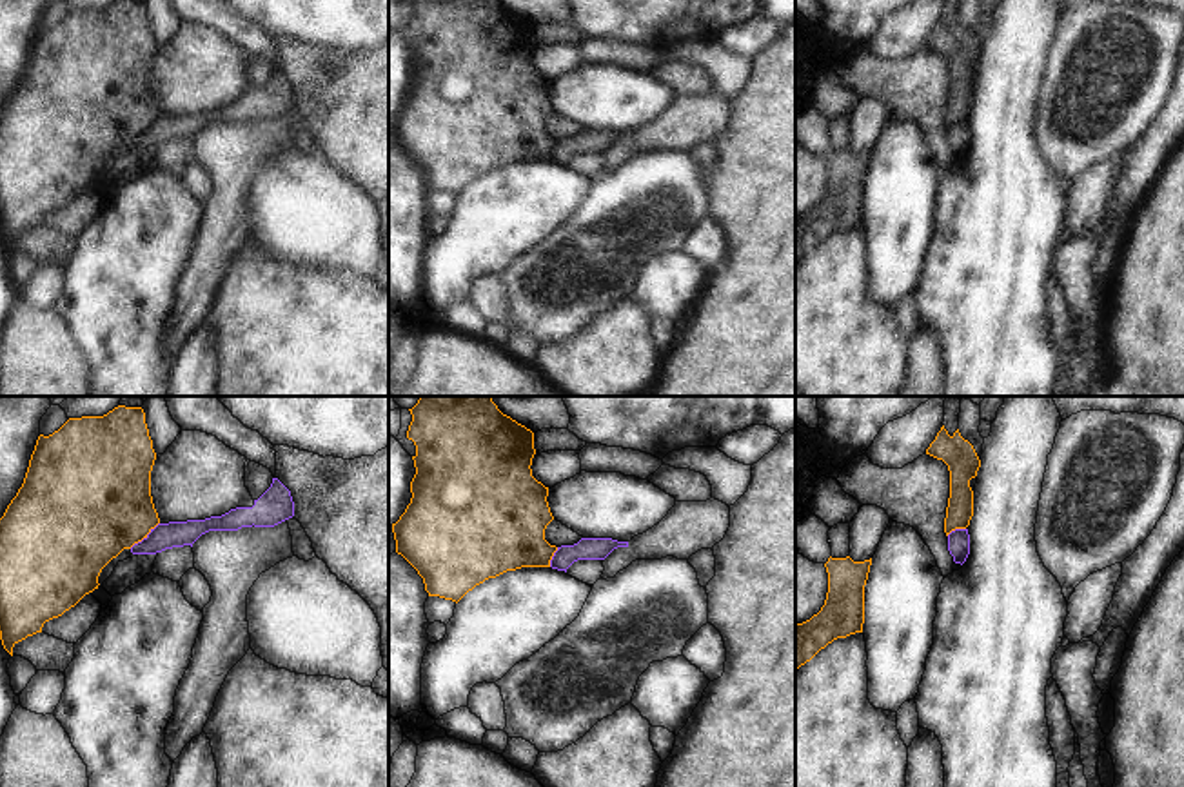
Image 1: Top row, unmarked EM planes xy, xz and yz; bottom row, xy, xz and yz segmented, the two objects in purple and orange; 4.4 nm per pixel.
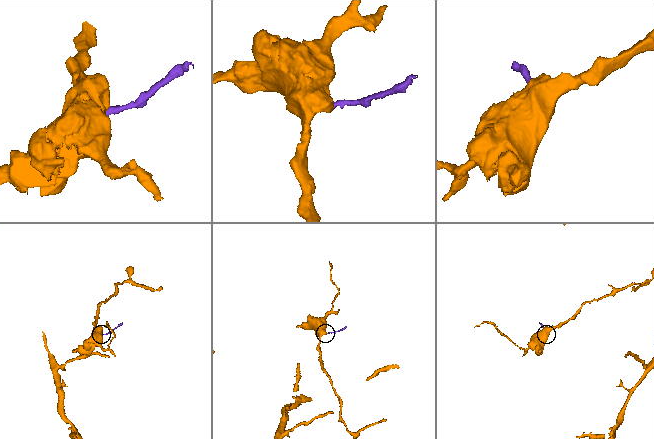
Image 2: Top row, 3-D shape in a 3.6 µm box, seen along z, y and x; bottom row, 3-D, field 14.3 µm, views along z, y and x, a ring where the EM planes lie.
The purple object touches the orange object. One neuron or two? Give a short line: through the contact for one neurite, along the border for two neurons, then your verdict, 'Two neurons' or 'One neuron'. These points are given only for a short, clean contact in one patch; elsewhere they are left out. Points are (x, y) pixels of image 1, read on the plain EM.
Line: xy (158, 115), (129, 140). Two neurons

